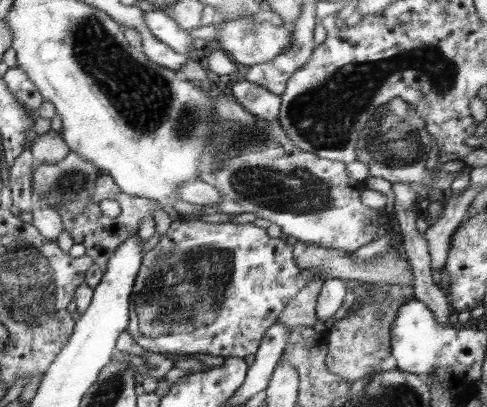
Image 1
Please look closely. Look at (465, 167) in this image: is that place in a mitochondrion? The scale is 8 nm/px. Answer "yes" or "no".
no

